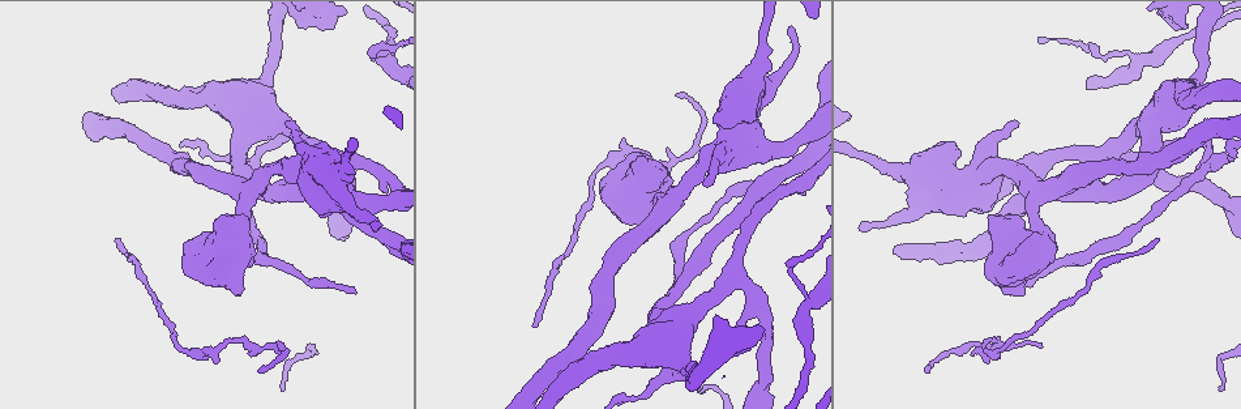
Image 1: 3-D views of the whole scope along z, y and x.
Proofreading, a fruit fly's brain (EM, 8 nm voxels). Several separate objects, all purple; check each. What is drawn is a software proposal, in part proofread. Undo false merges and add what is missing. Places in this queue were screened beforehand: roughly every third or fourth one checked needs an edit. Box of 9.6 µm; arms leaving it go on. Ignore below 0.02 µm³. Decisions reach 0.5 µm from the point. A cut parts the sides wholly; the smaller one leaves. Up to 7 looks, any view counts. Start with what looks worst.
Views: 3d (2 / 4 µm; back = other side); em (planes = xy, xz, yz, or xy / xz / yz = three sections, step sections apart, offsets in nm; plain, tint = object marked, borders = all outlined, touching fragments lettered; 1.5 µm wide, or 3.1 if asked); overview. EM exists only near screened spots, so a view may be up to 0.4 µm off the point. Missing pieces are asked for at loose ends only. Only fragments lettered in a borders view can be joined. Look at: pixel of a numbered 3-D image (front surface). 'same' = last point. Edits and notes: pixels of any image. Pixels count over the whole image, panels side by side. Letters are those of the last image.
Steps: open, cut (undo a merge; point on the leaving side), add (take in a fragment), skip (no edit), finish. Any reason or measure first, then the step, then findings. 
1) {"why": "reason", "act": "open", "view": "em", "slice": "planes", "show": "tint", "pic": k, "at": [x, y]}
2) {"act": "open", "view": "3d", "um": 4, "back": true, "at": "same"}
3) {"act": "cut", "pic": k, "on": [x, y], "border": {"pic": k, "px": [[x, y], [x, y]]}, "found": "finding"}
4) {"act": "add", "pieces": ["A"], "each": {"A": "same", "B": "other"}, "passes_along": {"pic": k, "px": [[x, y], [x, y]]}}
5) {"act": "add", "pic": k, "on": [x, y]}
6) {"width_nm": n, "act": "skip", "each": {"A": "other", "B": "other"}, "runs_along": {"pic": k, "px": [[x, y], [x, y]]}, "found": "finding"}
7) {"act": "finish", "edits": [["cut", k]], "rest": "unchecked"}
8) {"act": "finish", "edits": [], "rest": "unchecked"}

{"why": "calibre changes", "act": "open", "view": "3d", "um": 4, "pic": 1, "at": [991, 158]}

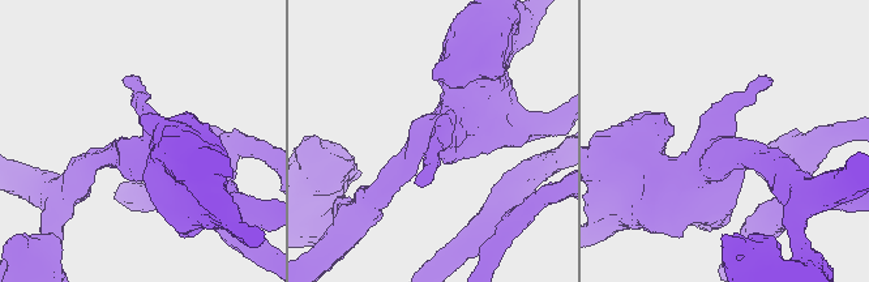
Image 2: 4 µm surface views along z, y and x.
{"why": "need the tissue", "act": "open", "view": "em", "slice": "planes", "show": "borders", "pic": 2, "at": [144, 136]}

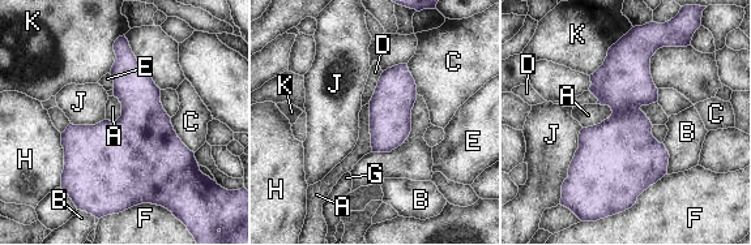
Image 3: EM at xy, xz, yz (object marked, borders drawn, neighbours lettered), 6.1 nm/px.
{"width_nm": 260, "act": "skip", "each": {"A": "other", "B": "other", "C": "other", "D": "other", "E": "other", "F": "other", "G": "other", "H": "other", "J": "other", "K": "other"}, "found": "one cell here"}

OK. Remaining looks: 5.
{"why": "an open end", "act": "open", "view": "3d", "um": 2, "pic": 1, "at": [355, 293]}

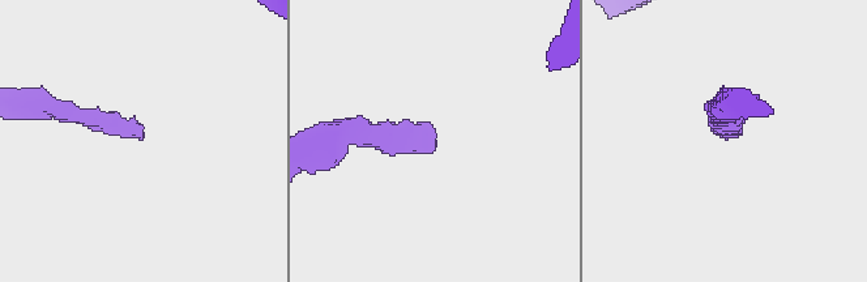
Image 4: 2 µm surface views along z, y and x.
{"act": "open", "view": "em", "slice": "planes", "show": "borders", "pic": 4, "at": [733, 136]}

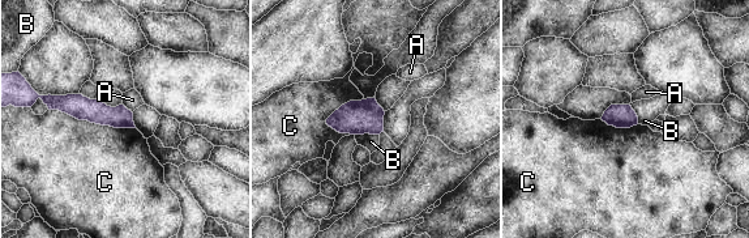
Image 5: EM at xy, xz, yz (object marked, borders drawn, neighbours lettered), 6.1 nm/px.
{"longest_contact_nm": ["C", 550], "act": "skip", "each": {"A": "other", "B": "other", "C": "other"}, "border": {"pic": 5, "px": [[48, 109], [101, 124], [135, 128]]}, "found": "no lettered fragment goes on from it"}

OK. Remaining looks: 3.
{"why": "sharp bend", "act": "open", "view": "3d", "um": 4, "pic": 1, "at": [792, 272]}

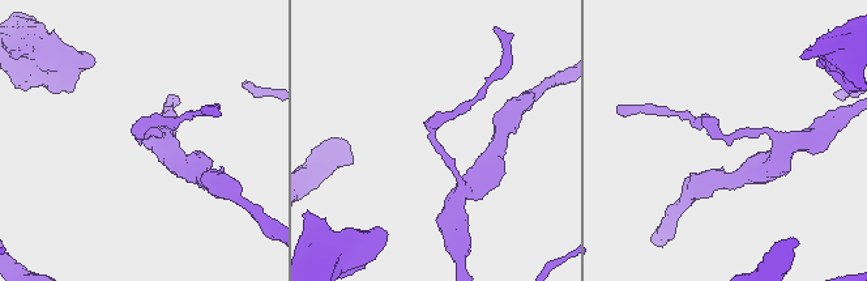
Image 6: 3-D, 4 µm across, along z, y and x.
{"why": "shape alone is not enough", "act": "open", "view": "em", "slice": "yz", "step": 4, "show": "tint", "pic": 6, "at": [727, 137]}

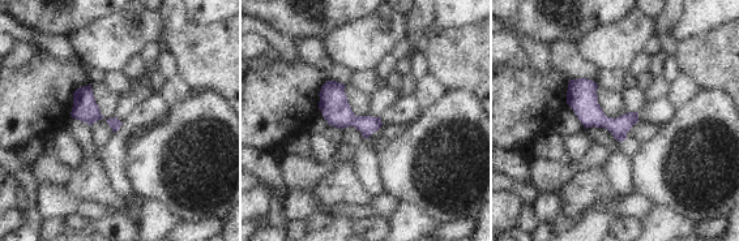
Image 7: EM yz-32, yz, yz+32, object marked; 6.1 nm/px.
{"act": "open", "view": "em", "slice": "planes", "show": "borders", "at": "same"}

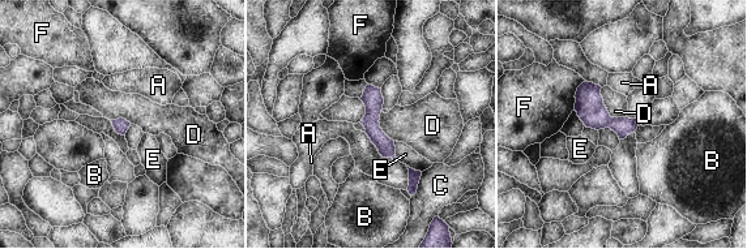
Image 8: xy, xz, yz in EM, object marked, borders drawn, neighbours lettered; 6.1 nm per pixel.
{"longest_contact_nm": ["D", 240], "act": "skip", "each": {"A": "other", "B": "other", "C": "other", "D": "other", "E": "other", "F": "other"}, "border": {"pic": 8, "px": [[601, 87], [607, 112], [624, 117]]}, "found": "one cell here"}

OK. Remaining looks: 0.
{"act": "finish", "edits": [], "rest": "unchecked"}

